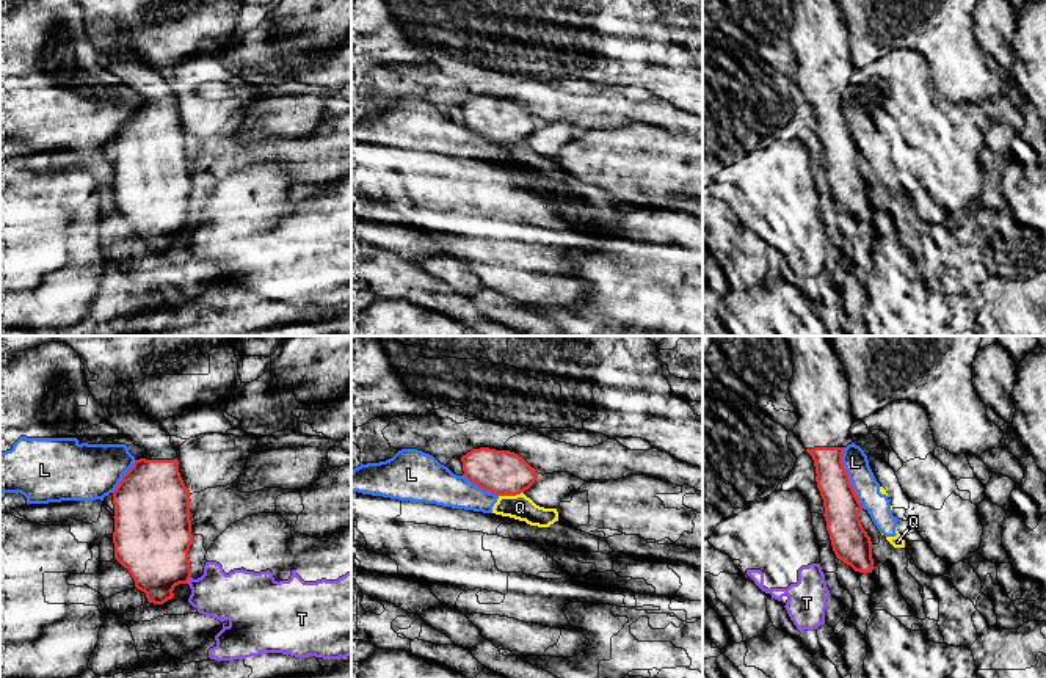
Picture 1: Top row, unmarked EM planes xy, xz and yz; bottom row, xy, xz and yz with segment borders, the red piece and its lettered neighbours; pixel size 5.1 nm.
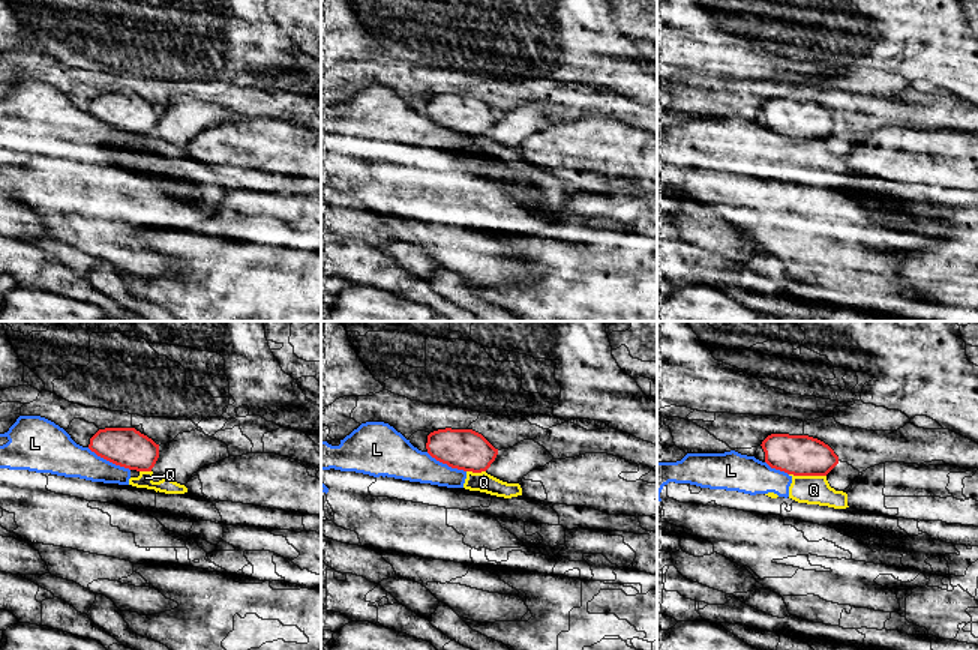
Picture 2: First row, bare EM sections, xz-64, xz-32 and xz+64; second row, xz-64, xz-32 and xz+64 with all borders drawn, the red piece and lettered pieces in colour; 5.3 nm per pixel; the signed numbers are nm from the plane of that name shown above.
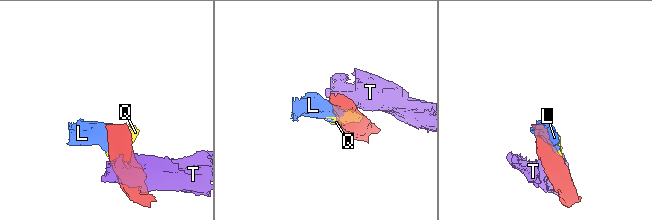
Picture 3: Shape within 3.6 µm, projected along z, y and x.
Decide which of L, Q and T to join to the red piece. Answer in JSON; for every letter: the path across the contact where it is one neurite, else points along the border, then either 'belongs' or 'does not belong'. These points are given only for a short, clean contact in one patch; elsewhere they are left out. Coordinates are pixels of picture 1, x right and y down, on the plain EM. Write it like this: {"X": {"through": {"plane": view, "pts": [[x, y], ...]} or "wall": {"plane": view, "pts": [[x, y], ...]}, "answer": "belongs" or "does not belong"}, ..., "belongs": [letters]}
{"L": {"wall": {"plane": "yz", "pts": [[844, 96], [842, 115], [863, 156]]}, "answer": "does not belong"}, "Q": {"wall": {"plane": "xz", "pts": [[522, 140], [499, 145]]}, "answer": "does not belong"}, "T": {"wall": {"plane": "xy", "pts": [[190, 225], [185, 231]]}, "answer": "does not belong"}, "belongs": []}

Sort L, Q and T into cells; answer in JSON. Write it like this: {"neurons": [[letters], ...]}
{"neurons": [["L", "Q"], ["T"]]}

